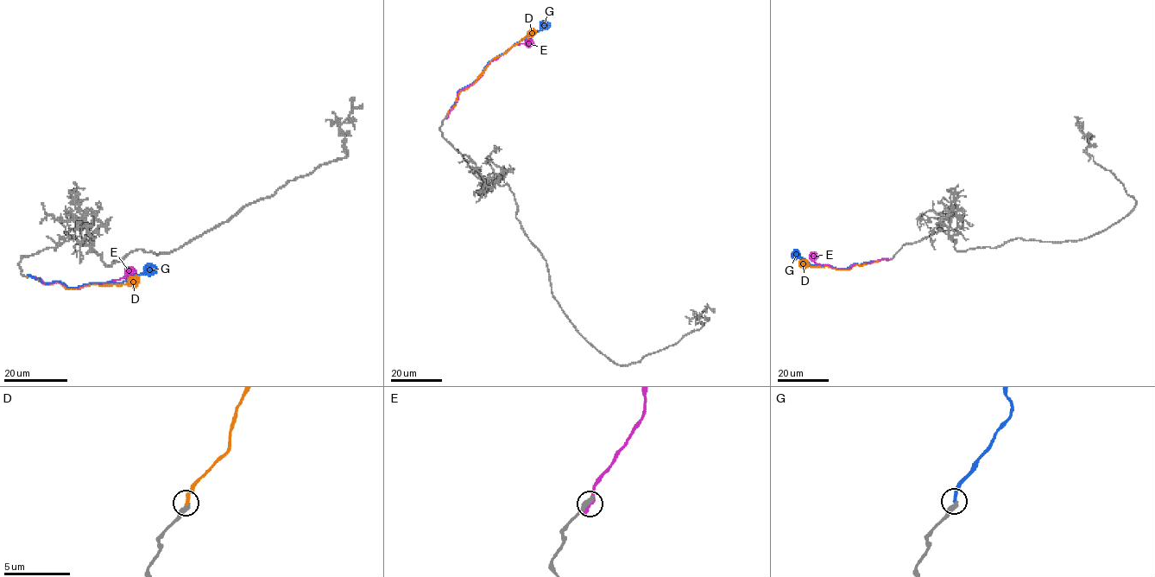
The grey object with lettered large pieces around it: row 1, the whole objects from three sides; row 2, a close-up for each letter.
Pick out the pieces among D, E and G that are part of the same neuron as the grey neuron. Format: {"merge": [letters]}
{"merge": ["D"]}

